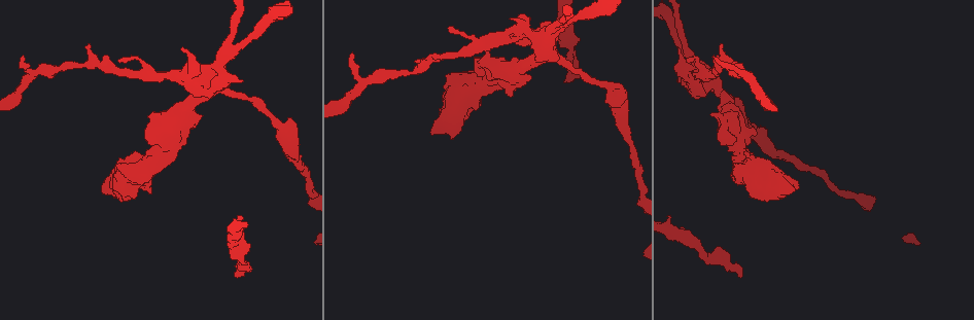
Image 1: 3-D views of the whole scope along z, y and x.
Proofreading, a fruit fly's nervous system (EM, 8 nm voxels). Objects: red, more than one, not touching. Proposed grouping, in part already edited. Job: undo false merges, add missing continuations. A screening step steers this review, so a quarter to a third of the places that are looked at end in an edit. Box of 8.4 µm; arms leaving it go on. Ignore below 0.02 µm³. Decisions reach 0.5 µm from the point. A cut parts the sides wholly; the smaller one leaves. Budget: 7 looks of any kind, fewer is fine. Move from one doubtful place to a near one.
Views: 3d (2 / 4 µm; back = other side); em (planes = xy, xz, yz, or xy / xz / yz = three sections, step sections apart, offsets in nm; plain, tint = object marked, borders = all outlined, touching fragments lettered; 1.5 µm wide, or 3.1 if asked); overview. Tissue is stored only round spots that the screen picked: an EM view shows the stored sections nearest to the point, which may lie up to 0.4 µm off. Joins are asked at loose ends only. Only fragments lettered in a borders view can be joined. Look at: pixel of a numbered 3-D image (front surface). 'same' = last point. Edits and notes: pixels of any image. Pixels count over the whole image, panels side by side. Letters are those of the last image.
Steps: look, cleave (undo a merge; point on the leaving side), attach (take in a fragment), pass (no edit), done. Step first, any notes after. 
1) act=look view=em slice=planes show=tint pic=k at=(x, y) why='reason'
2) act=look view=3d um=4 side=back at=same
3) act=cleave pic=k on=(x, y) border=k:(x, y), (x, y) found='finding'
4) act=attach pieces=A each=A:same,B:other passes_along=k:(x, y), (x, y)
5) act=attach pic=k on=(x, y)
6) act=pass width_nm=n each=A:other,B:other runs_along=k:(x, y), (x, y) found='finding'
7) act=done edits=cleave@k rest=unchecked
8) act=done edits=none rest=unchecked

act=look view=em slice=xz step=8 show=tint pic=1 at=(228, 53) why='arms part here'

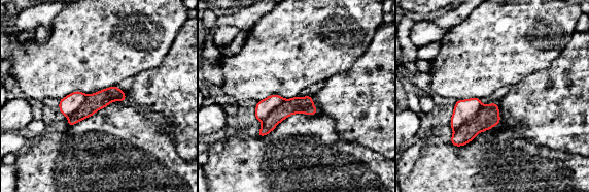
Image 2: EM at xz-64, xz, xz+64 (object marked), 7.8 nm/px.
act=look view=em slice=xy step=8 show=tint at=same why='cut it another way'

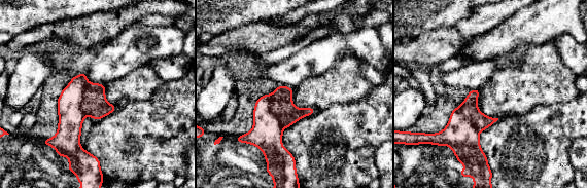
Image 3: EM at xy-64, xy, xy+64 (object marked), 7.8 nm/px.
act=look view=em slice=xy step=8 show=borders at=same why='what lies round it'

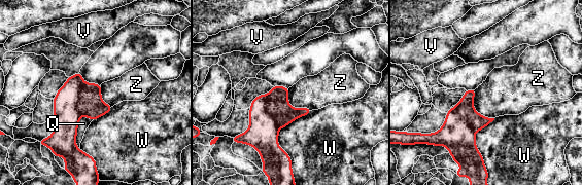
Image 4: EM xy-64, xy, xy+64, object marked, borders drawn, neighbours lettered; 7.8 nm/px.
act=cleave pic=4 on=(263, 133) width_nm=180 each=Q:other,V:other,W:other,Z:other border=4:(266, 95), (267, 111), (279, 127) found='a second cell is stuck on'

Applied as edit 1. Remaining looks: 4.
act=look view=overview

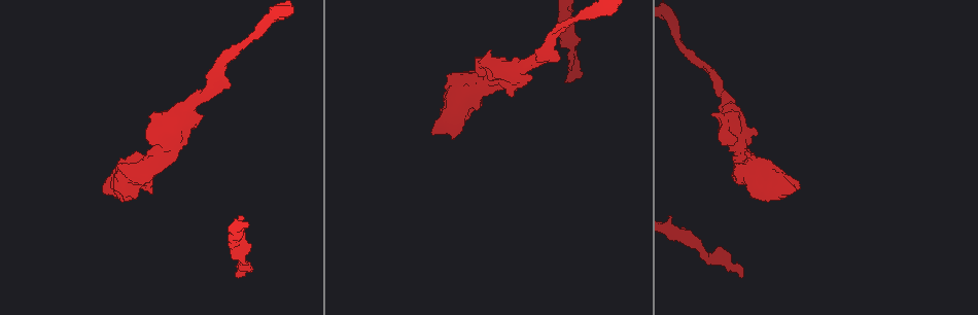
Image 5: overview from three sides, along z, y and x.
act=look view=3d um=4 pic=5 at=(741, 274)

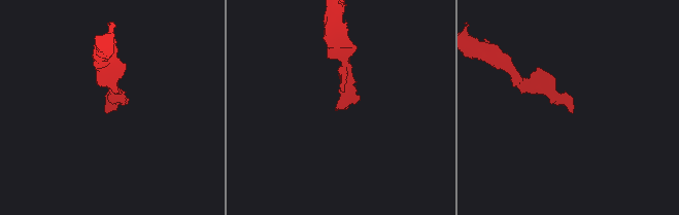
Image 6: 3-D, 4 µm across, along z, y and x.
act=look view=em slice=xy step=4 show=borders pic=6 at=(572, 112)

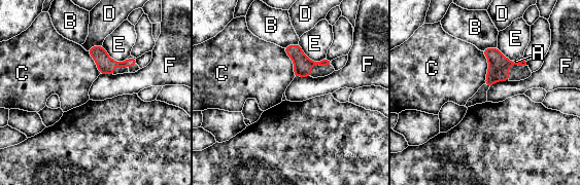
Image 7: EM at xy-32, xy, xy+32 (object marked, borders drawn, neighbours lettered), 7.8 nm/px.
act=look view=em slice=planes show=borders at=same why='cut it another way'

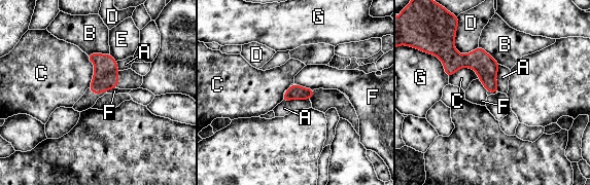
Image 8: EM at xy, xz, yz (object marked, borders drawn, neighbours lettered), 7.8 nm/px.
act=pass each=A:other,B:other,C:other,D:other,E:other,F:other,G:other border=8:(309, 98), (282, 101) found='no lettered fragment goes on from it'

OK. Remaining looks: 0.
act=done edits=cleave@4 rest=unchecked

